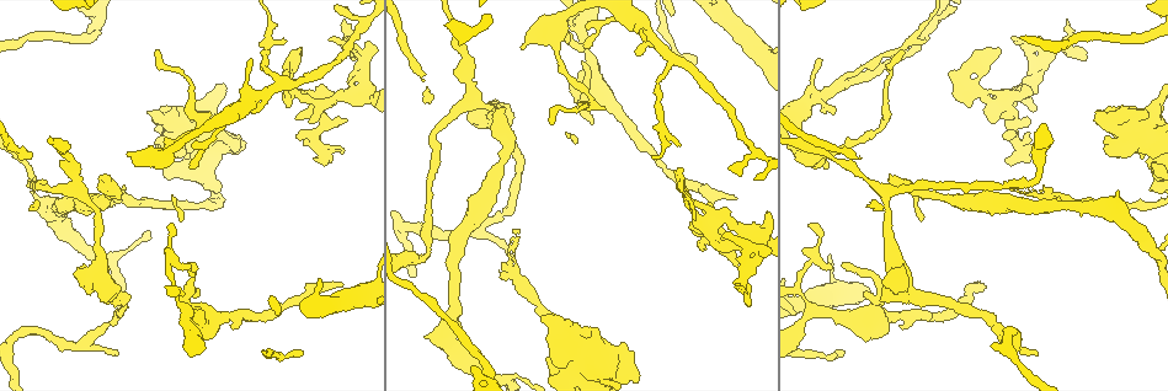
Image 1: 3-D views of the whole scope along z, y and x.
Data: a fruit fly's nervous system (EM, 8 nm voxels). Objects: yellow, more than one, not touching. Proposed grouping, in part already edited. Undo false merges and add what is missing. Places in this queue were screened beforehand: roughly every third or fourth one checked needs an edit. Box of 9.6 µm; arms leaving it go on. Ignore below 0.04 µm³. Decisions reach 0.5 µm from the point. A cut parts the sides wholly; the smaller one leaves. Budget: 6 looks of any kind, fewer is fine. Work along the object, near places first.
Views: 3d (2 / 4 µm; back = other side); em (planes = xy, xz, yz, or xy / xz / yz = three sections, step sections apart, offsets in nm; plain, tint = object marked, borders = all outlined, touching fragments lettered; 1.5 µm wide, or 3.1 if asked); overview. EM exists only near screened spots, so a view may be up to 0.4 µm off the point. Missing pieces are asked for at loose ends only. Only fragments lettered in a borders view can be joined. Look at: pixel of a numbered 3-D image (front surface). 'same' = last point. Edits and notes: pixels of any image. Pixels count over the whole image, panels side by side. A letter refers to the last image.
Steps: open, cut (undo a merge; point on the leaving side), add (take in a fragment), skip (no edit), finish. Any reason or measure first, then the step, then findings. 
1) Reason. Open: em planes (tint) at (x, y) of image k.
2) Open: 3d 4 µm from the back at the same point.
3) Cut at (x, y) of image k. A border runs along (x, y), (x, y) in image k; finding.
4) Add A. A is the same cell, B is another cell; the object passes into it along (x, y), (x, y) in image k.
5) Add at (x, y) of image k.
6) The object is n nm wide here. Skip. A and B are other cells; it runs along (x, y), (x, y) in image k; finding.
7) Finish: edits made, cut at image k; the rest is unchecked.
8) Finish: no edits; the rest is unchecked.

Calibre changes. Open: 3d 4 µm at (484, 104) of image 1.

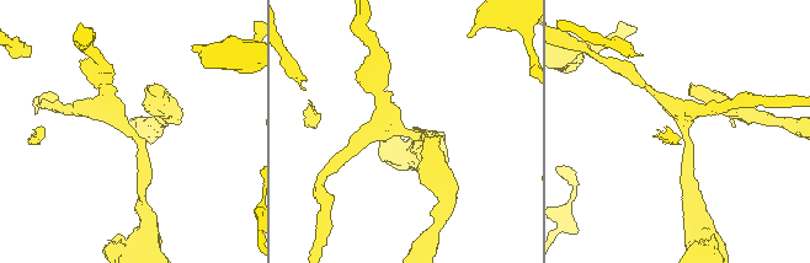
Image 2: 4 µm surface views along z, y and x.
3 arms meet here. Open: em planes (borders) at (405, 133) of image 2.

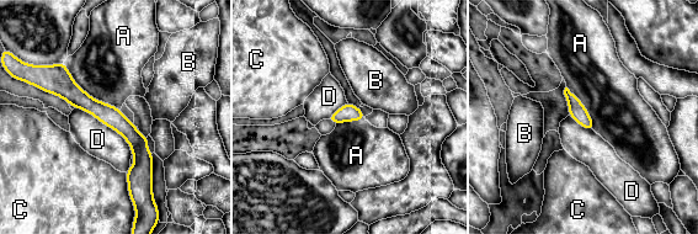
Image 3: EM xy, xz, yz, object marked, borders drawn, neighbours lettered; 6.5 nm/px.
Skip. A, B, C and D are other cells; a border runs along (63, 63), (80, 88), (120, 110) in image 3; one neuron here.

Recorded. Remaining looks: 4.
Thick turns thin. Open: 3d 4 µm at (920, 299) of image 1.

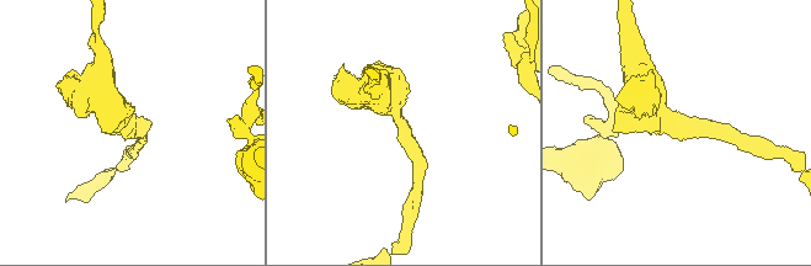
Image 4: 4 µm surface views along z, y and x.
The arms are 180, 480 nm wide. Open: em xy step 8 (tint) at (129, 131) of image 4.

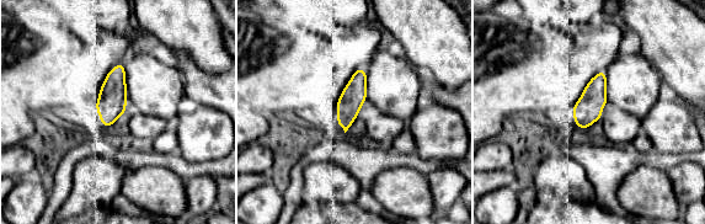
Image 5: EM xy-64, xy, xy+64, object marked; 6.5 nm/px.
Cut it another way. Open: em planes (borders) at the same point.

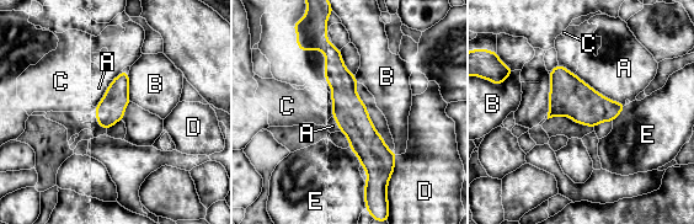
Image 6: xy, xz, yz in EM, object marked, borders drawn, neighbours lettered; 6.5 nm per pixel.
Skip. A, B, C, D and E are other cells; it runs along (324, 41), (375, 179) in image 6; one neuron here.

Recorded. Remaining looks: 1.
Finish: no edits; the rest is unchecked.

